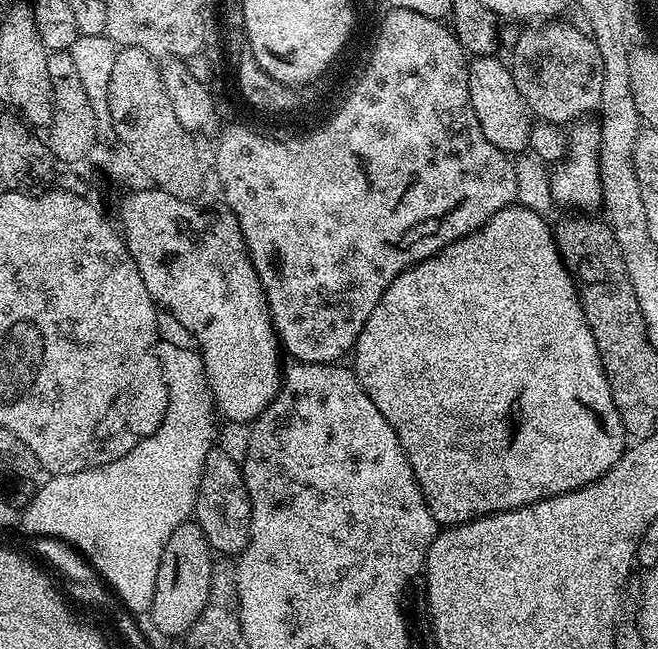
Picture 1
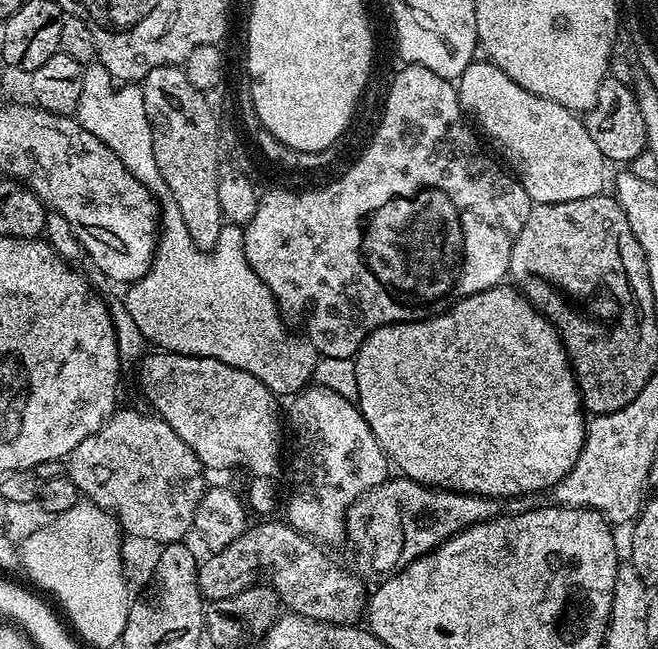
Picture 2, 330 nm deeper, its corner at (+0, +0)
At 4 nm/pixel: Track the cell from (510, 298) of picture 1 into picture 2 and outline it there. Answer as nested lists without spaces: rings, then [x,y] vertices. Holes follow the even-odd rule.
[[[497,286],[487,288],[457,300],[449,312],[441,316],[429,315],[423,320],[409,320],[406,324],[387,324],[375,328],[364,339],[356,351],[354,361],[357,370],[357,396],[354,399],[360,413],[366,418],[374,438],[380,443],[384,455],[394,465],[401,477],[426,484],[430,488],[442,488],[449,492],[465,492],[468,496],[491,496],[501,502],[509,498],[528,498],[531,492],[551,490],[556,487],[567,472],[578,462],[578,454],[584,445],[586,413],[580,402],[580,392],[576,388],[576,378],[572,375],[572,365],[564,352],[553,324],[543,314],[537,312],[515,287]]]

